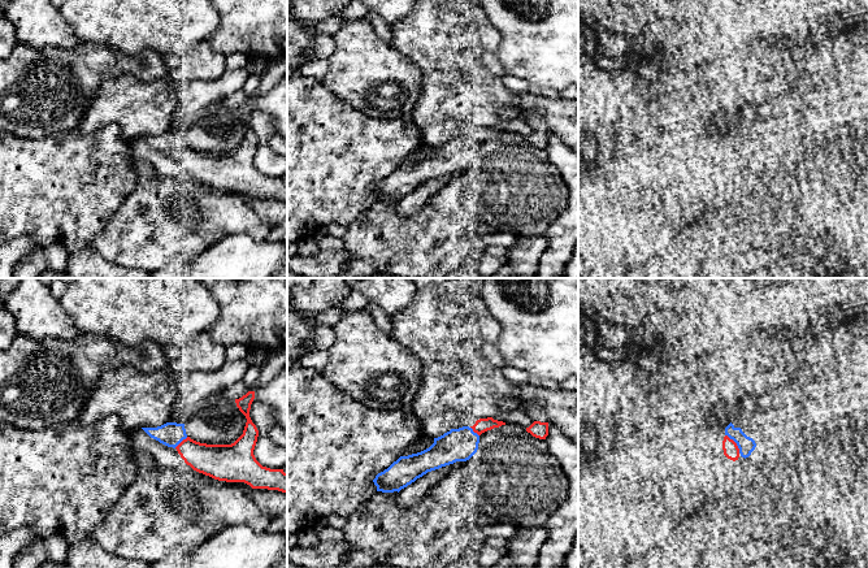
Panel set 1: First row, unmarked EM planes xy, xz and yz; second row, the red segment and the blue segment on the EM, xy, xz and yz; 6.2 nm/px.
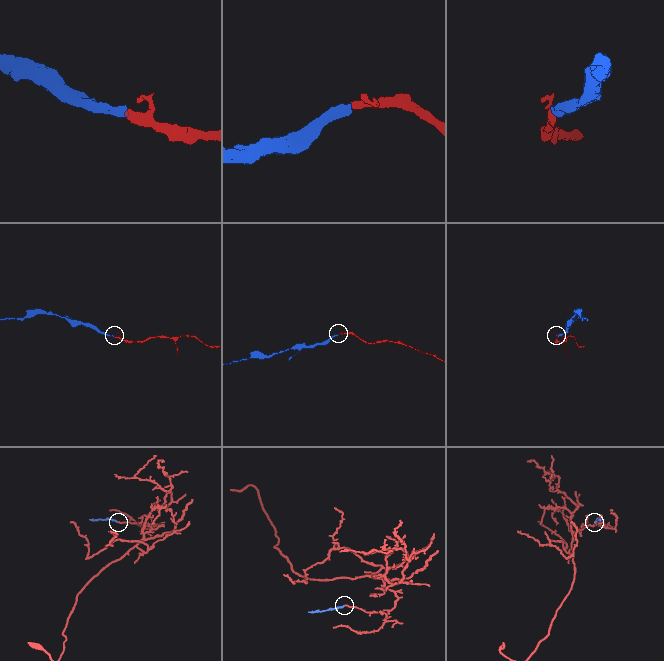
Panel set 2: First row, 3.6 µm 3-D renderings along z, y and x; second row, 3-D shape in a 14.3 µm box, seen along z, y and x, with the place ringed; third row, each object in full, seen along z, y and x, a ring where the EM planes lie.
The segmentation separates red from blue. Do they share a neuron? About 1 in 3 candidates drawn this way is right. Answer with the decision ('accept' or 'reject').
accept

